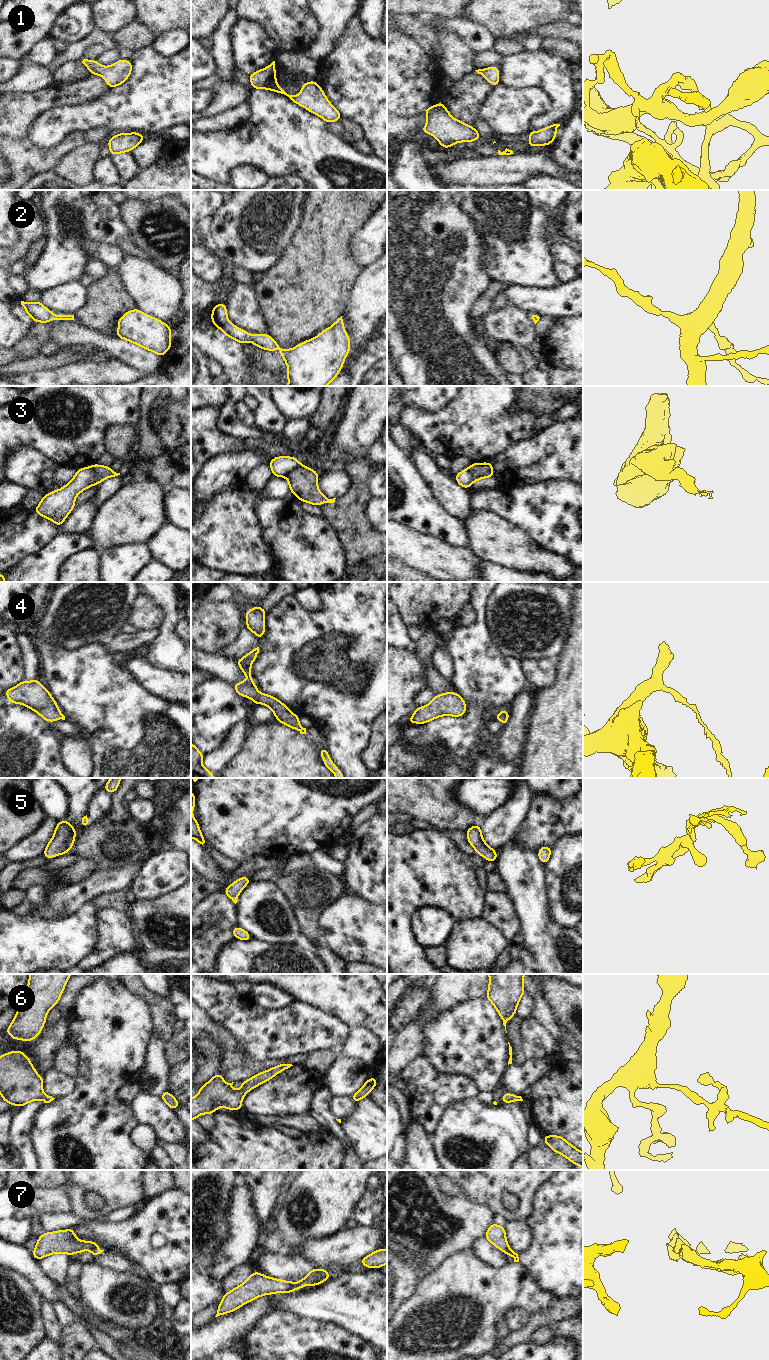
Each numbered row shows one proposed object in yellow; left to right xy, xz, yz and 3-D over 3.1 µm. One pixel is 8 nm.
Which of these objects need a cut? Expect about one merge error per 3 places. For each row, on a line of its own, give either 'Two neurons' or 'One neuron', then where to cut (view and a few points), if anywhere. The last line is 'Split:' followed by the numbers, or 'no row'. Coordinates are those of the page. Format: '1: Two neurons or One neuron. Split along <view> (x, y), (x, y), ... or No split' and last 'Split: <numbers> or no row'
1: One neuron. No split
2: One neuron. No split
3: Two neurons. Split along xy (90, 466), (99, 482)
4: One neuron. No split
5: One neuron. No split
6: One neuron. No split
7: Two neurons. Split along xy (90, 1249), (97, 1248), (99, 1250)
Split: 3, 7

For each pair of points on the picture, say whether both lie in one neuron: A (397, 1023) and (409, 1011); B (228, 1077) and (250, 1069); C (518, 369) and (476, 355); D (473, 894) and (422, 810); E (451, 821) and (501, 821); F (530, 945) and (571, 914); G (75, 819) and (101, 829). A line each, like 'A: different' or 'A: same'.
A: same
B: same
C: different
D: different
E: different
F: different
G: different

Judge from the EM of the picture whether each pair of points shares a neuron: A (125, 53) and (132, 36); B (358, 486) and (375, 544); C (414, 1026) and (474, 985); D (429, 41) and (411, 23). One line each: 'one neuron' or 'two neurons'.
A: two neurons
B: one neuron
C: one neuron
D: one neuron

